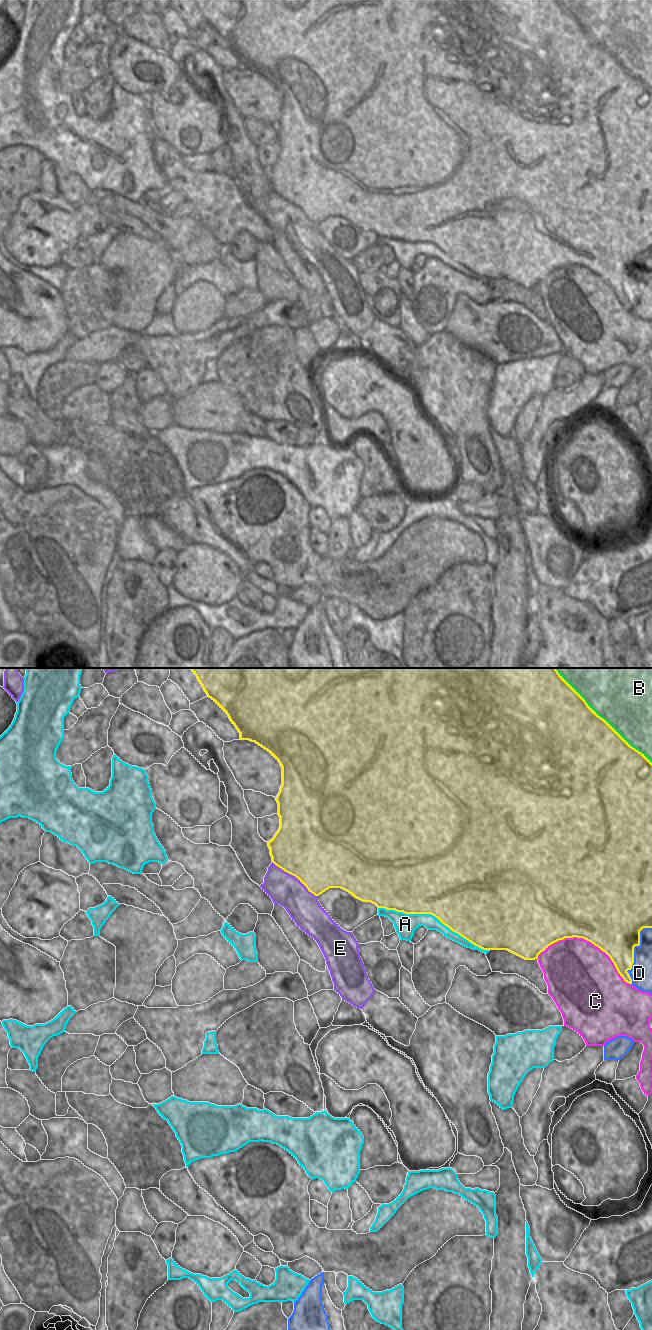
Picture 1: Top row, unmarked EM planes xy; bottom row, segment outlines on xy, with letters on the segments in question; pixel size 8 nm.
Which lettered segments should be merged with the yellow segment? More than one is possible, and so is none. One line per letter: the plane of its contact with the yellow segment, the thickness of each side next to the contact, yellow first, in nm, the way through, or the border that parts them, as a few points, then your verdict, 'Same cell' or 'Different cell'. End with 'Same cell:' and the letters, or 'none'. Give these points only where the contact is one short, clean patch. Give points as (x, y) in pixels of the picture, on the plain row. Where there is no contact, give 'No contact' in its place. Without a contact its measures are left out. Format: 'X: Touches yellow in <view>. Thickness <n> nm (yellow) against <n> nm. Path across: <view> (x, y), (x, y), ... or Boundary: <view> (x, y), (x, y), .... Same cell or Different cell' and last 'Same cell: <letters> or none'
A: Touches yellow in xy. Thickness 500 nm (yellow) against 180 nm. Different cell
B: Touches yellow in xy. Thickness 500 nm (yellow) against 440 nm. Same cell
C: Touches yellow in xy. Thickness 500 nm (yellow) against 500 nm. Different cell
D: Touches yellow in xy. Thickness 420 nm (yellow) against 180 nm. Different cell
E: Touches yellow in xy. Thickness 500 nm (yellow) against 260 nm. Different cell
Same cell: B.

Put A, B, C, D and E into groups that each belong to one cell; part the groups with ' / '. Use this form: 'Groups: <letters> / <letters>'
Groups: A / B / C / D / E.

